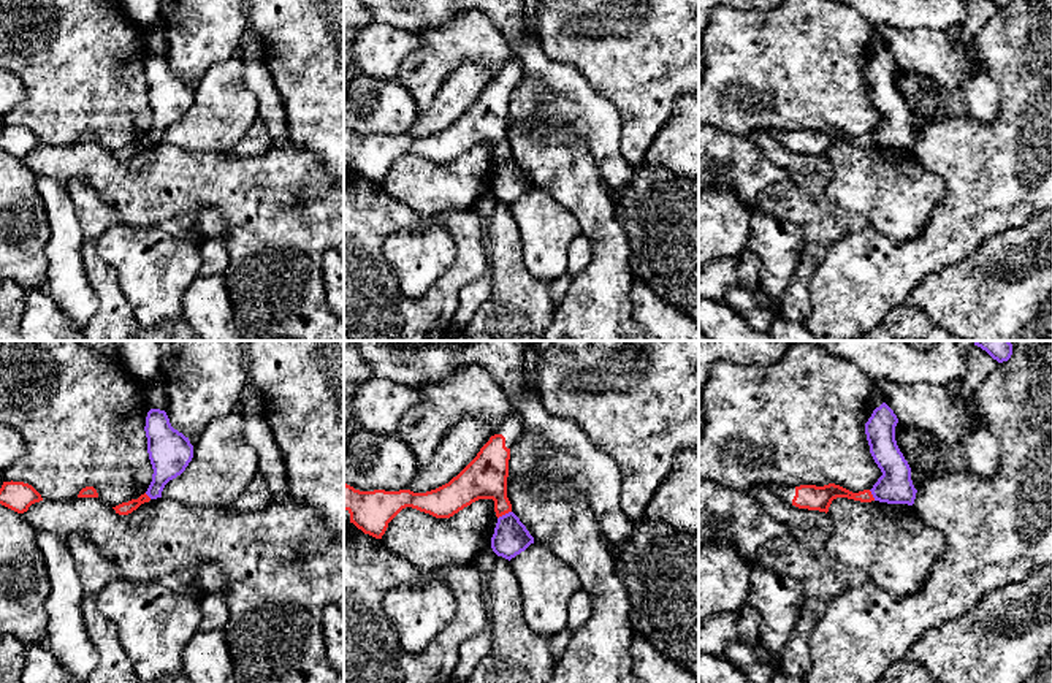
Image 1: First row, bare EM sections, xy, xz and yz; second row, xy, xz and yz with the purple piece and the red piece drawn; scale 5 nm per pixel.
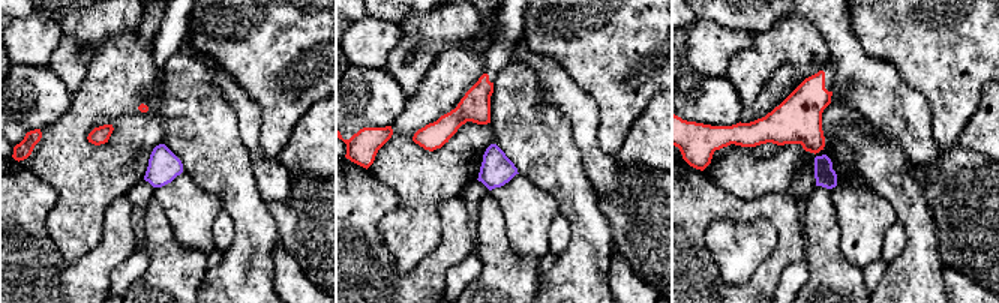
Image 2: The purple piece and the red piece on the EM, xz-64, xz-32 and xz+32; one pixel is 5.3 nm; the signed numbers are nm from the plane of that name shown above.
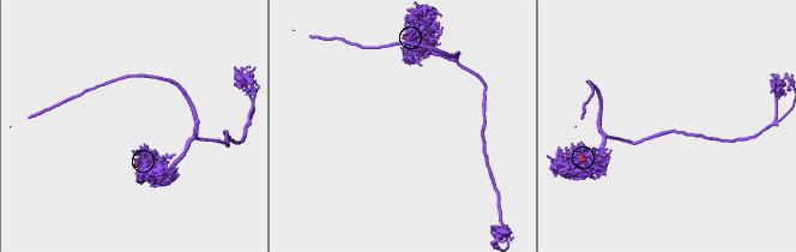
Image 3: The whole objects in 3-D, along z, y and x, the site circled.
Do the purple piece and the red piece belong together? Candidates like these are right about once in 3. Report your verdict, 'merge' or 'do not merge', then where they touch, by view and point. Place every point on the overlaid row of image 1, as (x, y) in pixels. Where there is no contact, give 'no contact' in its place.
do not merge; contact xz (506, 514)

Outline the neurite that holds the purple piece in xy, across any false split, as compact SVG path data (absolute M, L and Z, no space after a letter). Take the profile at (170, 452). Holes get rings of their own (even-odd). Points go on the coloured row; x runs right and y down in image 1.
M151 409L146 417L147 453L154 469L146 491L151 499L162 498L165 485L181 475L193 458L189 437L174 429L165 410Z

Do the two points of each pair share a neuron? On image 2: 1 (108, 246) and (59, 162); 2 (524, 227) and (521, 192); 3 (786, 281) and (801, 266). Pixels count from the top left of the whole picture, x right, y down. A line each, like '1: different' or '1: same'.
1: different
2: same
3: same

